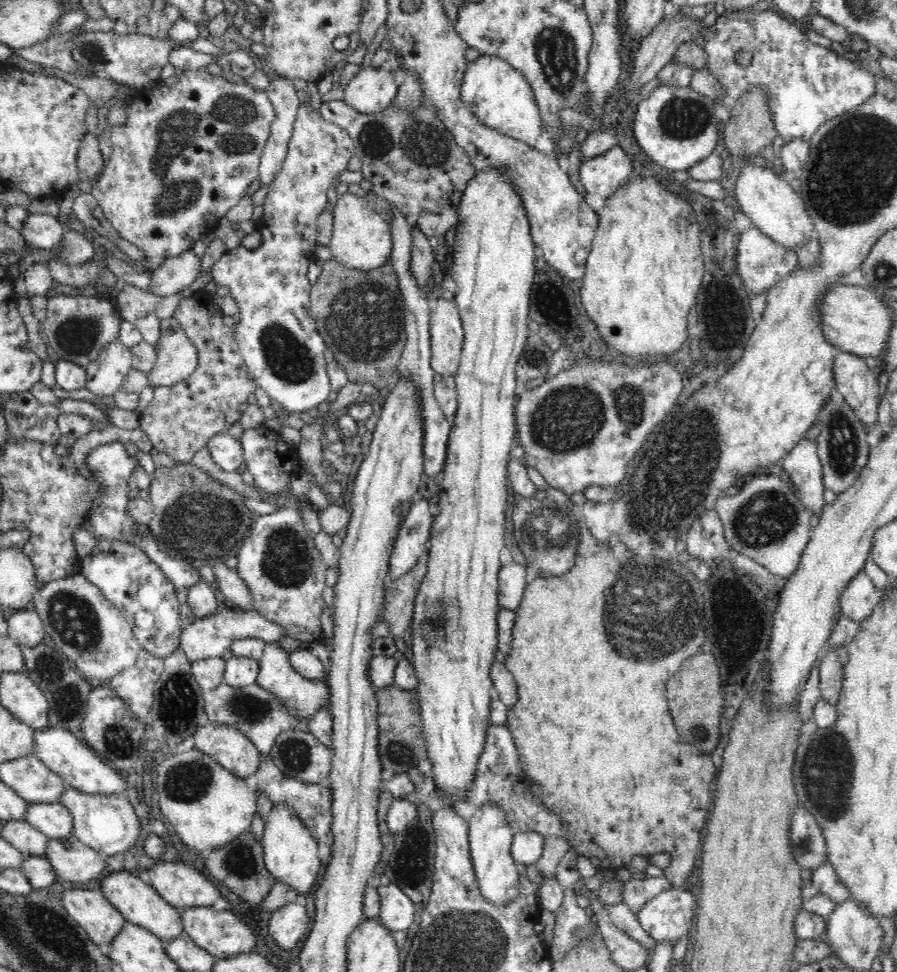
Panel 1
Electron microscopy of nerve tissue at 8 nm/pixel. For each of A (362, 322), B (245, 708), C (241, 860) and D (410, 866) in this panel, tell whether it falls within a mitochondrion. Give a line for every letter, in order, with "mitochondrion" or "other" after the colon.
A: mitochondrion
B: mitochondrion
C: mitochondrion
D: mitochondrion

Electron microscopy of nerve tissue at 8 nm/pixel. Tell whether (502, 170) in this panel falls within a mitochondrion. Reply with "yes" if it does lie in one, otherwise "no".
no

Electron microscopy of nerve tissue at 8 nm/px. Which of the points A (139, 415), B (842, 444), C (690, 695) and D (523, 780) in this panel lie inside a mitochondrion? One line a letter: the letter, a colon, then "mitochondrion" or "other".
A: other
B: mitochondrion
C: other
D: other

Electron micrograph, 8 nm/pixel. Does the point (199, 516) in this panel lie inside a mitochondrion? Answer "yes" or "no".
yes

